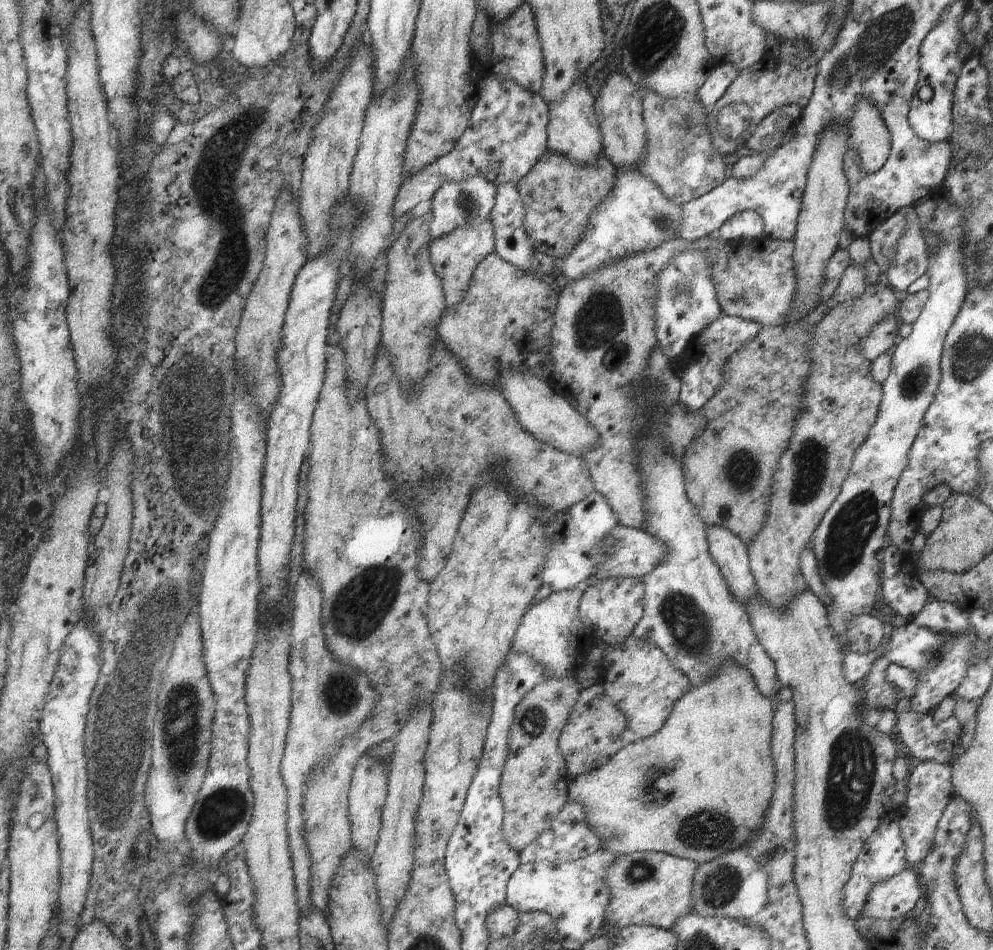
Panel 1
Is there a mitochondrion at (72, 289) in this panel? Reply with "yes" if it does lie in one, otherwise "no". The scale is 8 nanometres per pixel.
no

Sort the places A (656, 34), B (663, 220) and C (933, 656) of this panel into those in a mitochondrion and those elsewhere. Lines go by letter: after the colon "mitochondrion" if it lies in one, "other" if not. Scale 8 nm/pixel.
A: mitochondrion
B: mitochondrion
C: mitochondrion

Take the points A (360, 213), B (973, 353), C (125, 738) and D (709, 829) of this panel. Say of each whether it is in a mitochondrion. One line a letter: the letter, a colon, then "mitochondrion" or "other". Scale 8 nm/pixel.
A: other
B: mitochondrion
C: mitochondrion
D: mitochondrion

